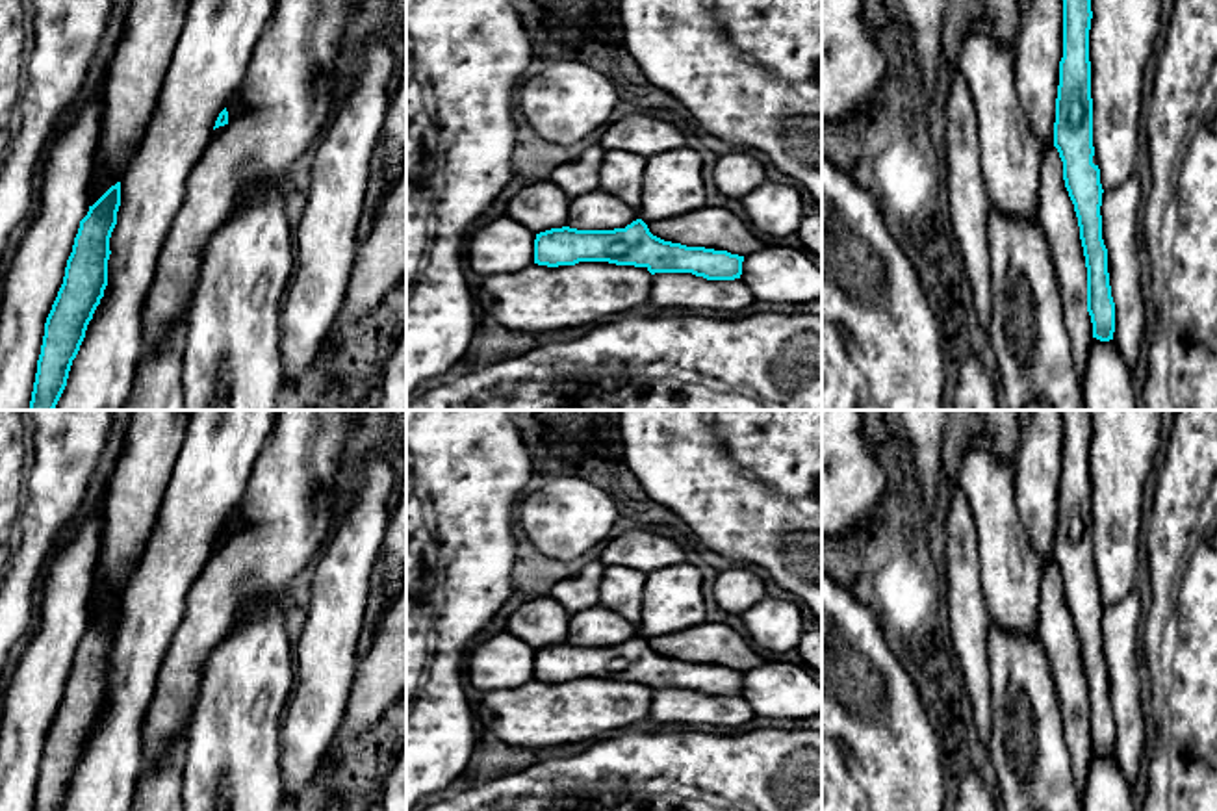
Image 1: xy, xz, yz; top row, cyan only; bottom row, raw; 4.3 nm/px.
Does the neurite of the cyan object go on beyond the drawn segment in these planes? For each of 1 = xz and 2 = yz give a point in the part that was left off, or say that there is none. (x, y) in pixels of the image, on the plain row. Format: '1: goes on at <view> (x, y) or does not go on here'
1: does not go on here
2: does not go on here

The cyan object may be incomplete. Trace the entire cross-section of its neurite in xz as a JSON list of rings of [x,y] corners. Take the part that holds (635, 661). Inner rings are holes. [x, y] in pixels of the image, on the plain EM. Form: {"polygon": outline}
{"polygon": [[[642,635],[614,646],[562,642],[536,650],[534,679],[558,683],[579,677],[646,683],[651,690],[692,689],[707,696],[735,696],[742,690],[744,672],[664,657]]]}

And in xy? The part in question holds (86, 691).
{"polygon": [[[121,598],[80,637],[63,700],[45,739],[32,811],[61,811],[72,776],[108,702],[109,653],[117,640]]]}

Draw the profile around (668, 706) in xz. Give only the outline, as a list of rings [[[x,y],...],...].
[[[655,689],[649,718],[657,724],[742,726],[755,716],[740,696],[707,696],[692,689]]]

